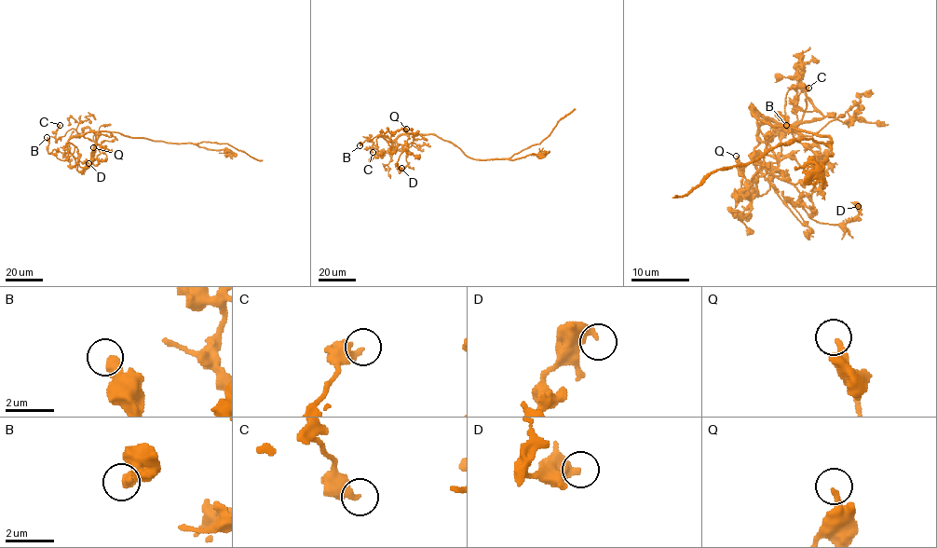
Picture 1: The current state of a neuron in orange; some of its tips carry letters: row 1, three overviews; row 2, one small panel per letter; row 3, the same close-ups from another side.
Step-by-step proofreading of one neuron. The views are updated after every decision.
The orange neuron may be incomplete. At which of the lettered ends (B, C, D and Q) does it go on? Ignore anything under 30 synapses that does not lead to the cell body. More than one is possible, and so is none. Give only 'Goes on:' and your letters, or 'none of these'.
Goes on: none of these

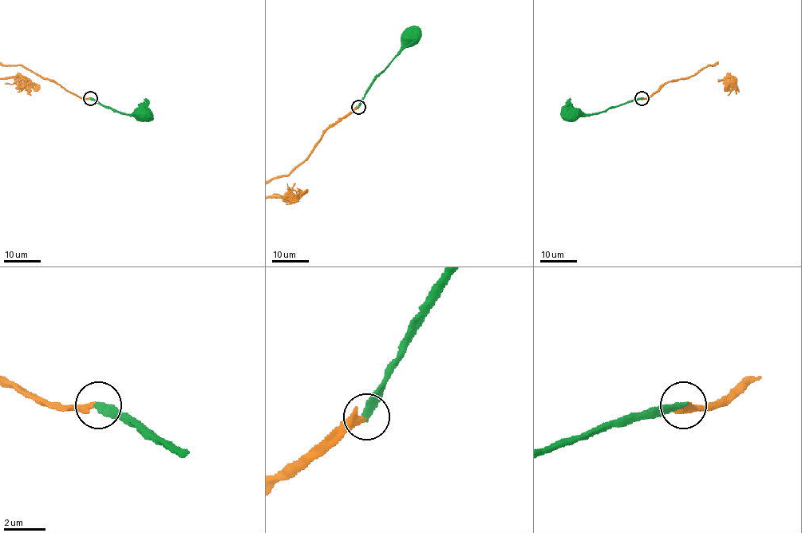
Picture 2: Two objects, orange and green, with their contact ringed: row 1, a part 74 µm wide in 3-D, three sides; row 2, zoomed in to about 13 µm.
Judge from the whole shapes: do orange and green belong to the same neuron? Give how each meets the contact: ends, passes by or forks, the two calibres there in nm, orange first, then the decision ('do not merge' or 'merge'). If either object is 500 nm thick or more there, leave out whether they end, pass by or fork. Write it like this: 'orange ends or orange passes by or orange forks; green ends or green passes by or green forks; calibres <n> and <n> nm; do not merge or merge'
orange ends; green ends; calibres 360 and 320 nm; merge

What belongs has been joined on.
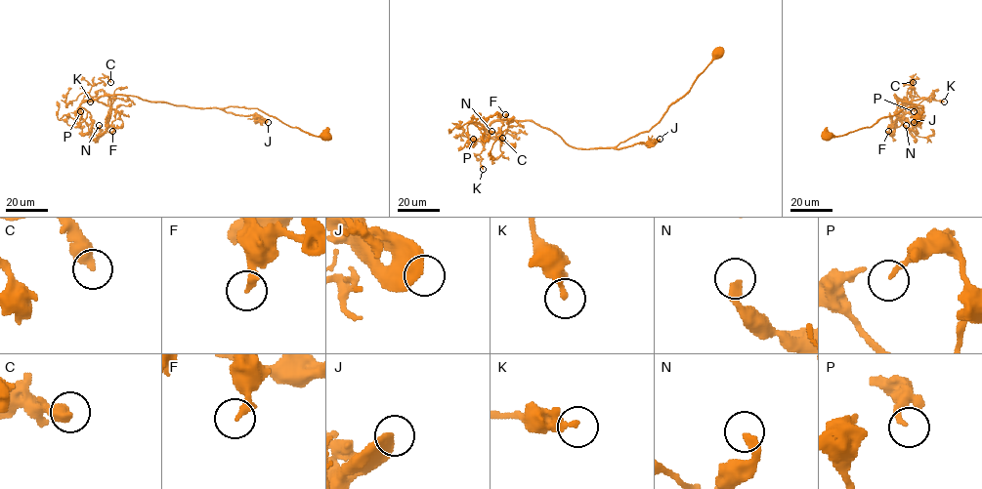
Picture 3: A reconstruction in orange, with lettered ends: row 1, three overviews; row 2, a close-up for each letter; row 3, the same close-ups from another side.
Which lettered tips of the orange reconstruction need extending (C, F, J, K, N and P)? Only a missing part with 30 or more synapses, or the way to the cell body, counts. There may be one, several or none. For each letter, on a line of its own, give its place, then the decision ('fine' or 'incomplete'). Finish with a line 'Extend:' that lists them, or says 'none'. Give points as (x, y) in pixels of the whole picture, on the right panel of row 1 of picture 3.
C: (913, 82) | fine
F: (888, 131) | fine
J: (914, 122) | fine
K: (944, 101) | fine
N: (906, 125) | fine
P: (914, 111) | fine
Extend: none

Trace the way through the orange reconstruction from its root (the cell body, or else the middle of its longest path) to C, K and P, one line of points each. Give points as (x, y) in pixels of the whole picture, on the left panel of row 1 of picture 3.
C: (325, 135), (310, 135), (256, 108), (188, 107), (121, 95), (93, 101), (92, 86), (102, 77), (110, 82)
K: (325, 135), (310, 135), (256, 108), (188, 107), (121, 95), (87, 100), (90, 101)
P: (325, 135), (310, 135), (256, 108), (188, 107), (130, 95), (83, 101), (76, 119), (80, 111)

